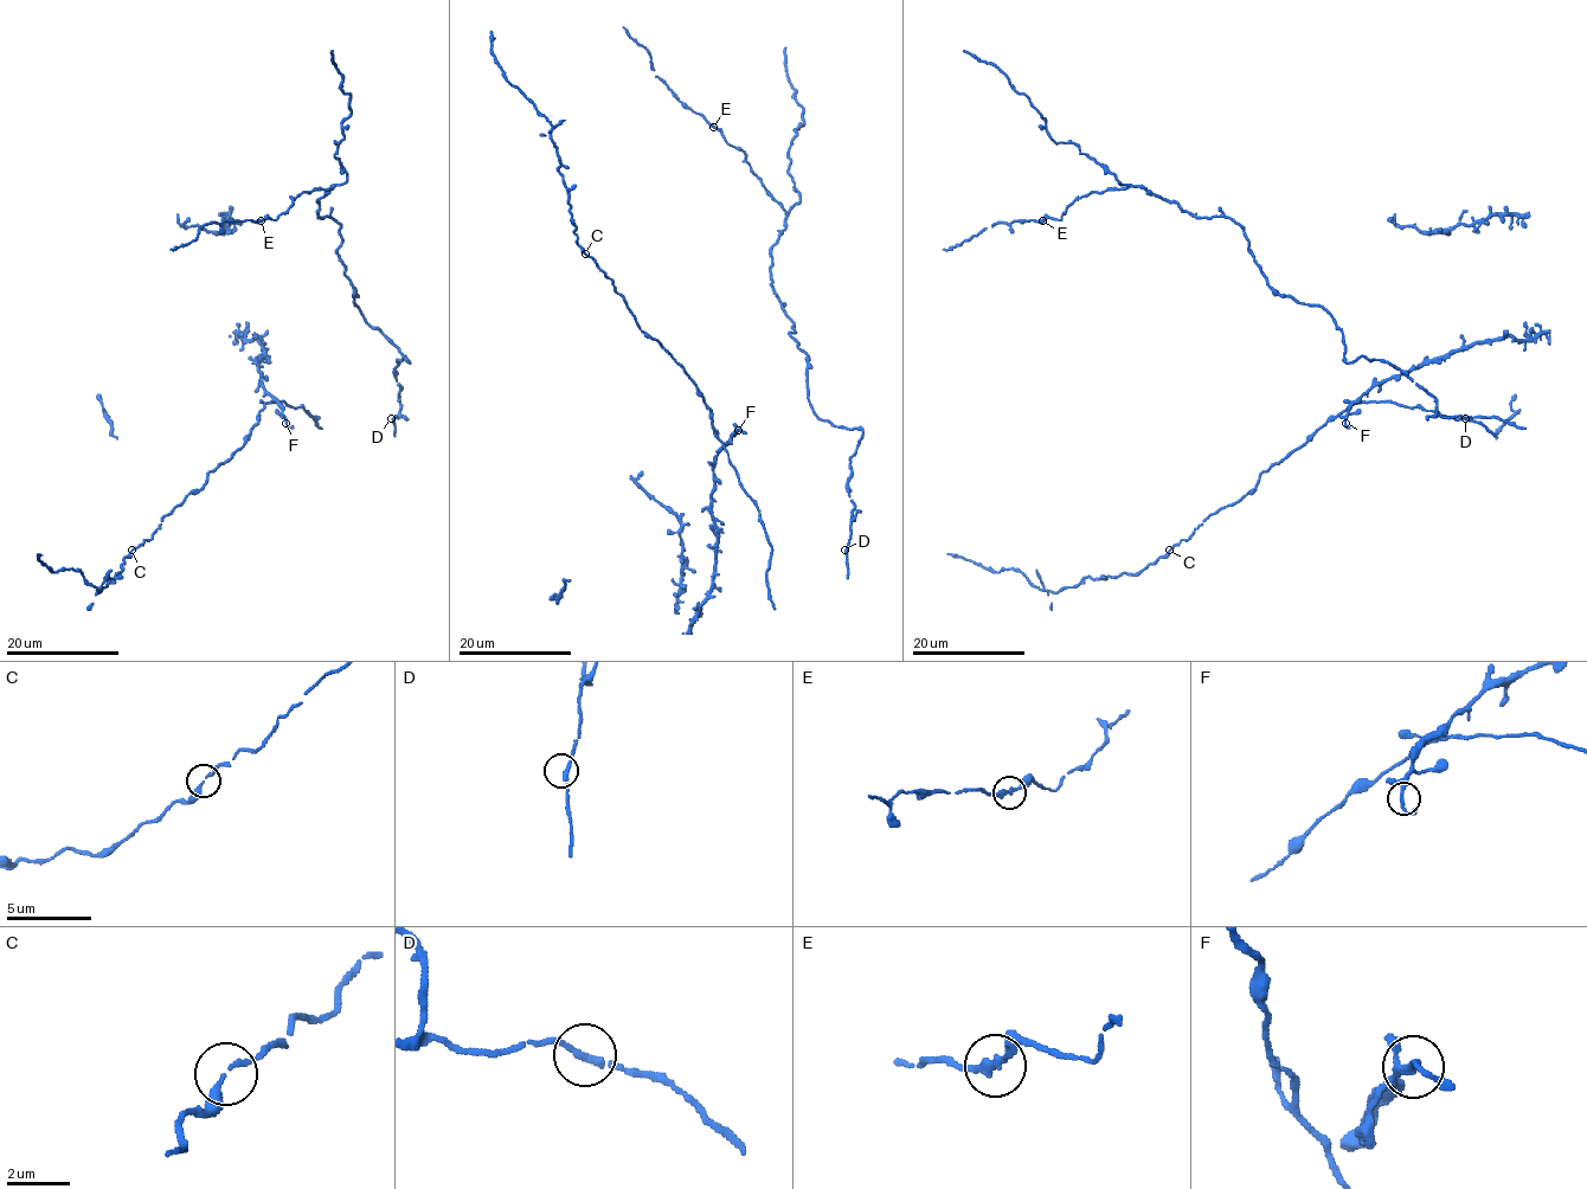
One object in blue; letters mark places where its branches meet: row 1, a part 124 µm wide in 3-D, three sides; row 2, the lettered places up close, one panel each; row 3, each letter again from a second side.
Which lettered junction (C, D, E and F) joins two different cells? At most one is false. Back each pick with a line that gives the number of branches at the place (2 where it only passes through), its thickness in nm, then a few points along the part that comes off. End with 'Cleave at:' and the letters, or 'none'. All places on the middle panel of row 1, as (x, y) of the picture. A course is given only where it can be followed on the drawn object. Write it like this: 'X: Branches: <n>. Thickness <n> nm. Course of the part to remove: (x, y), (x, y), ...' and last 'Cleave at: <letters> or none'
Cleave at: none

